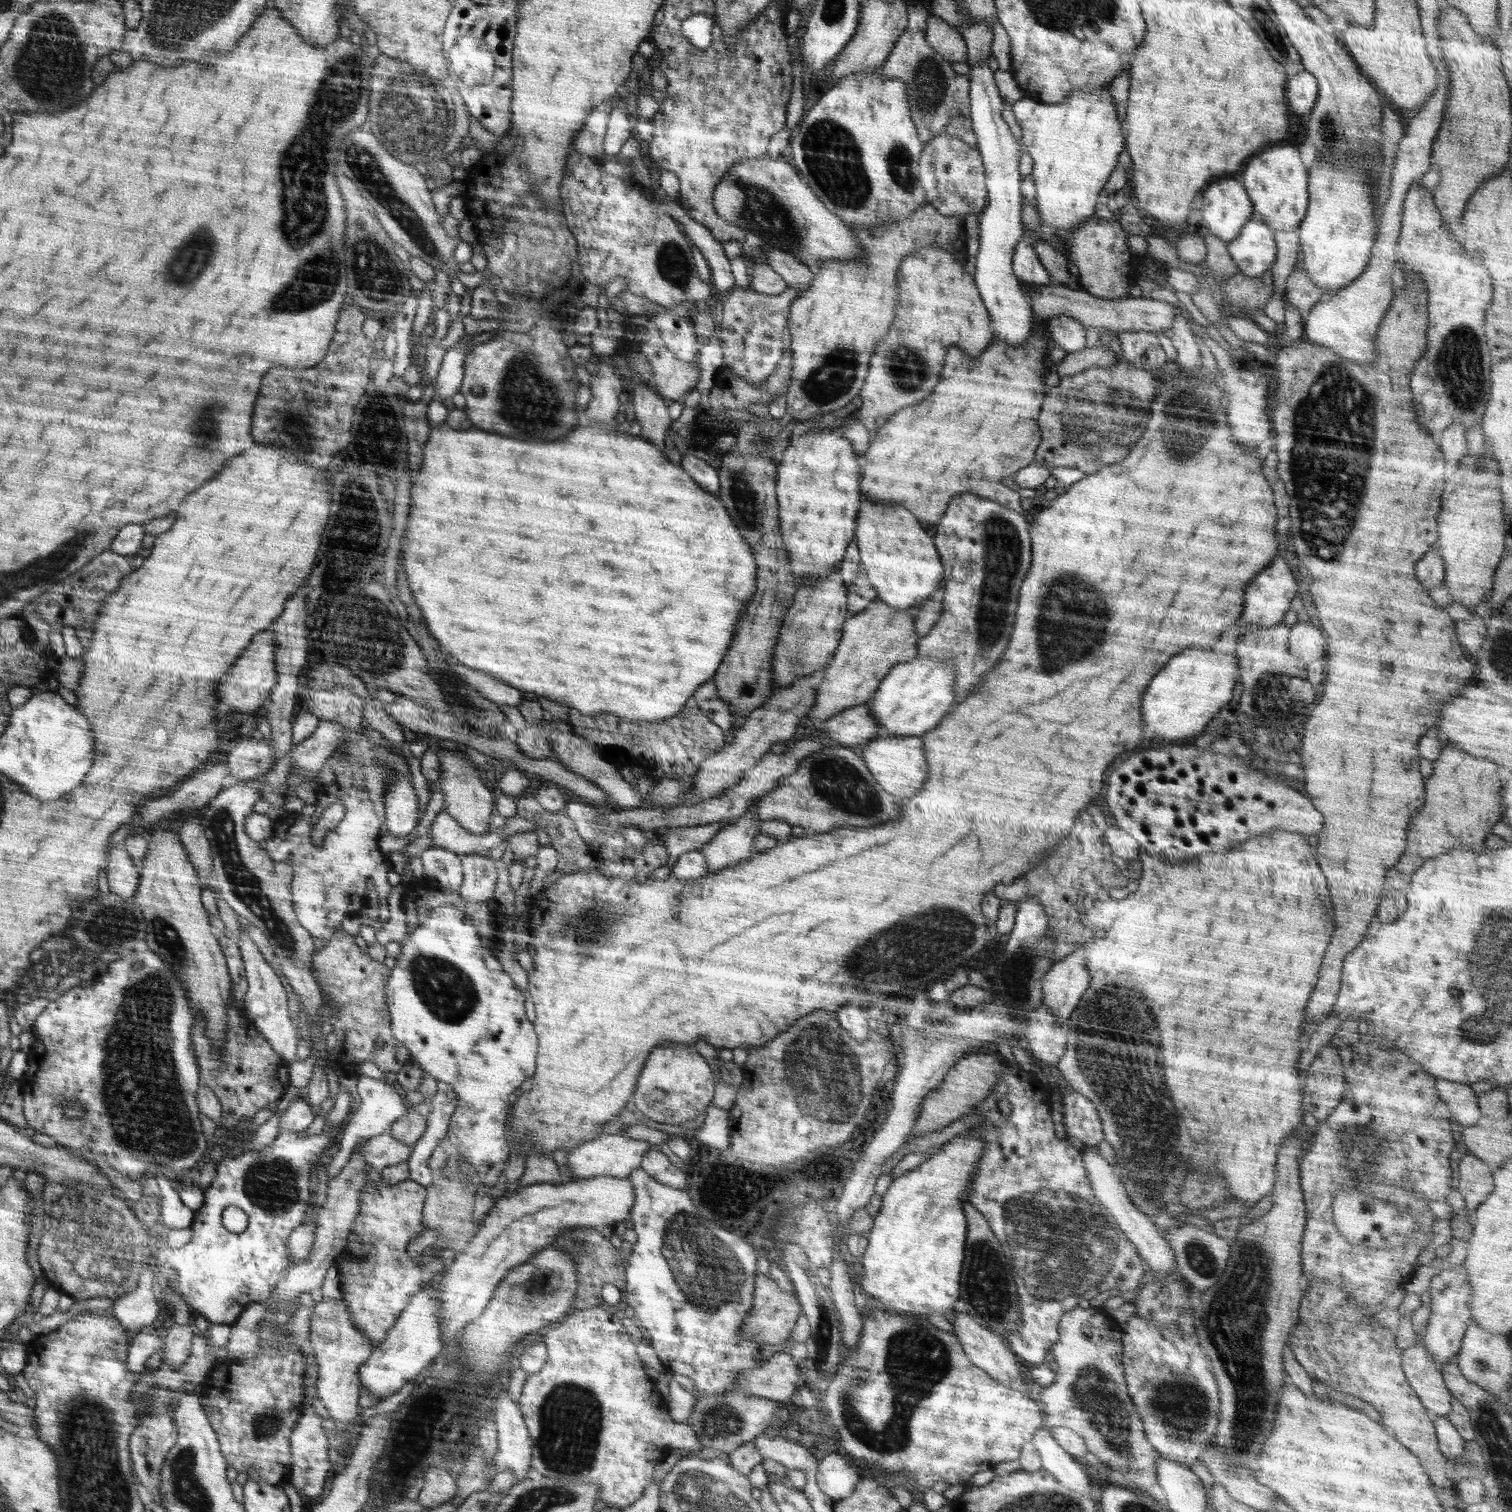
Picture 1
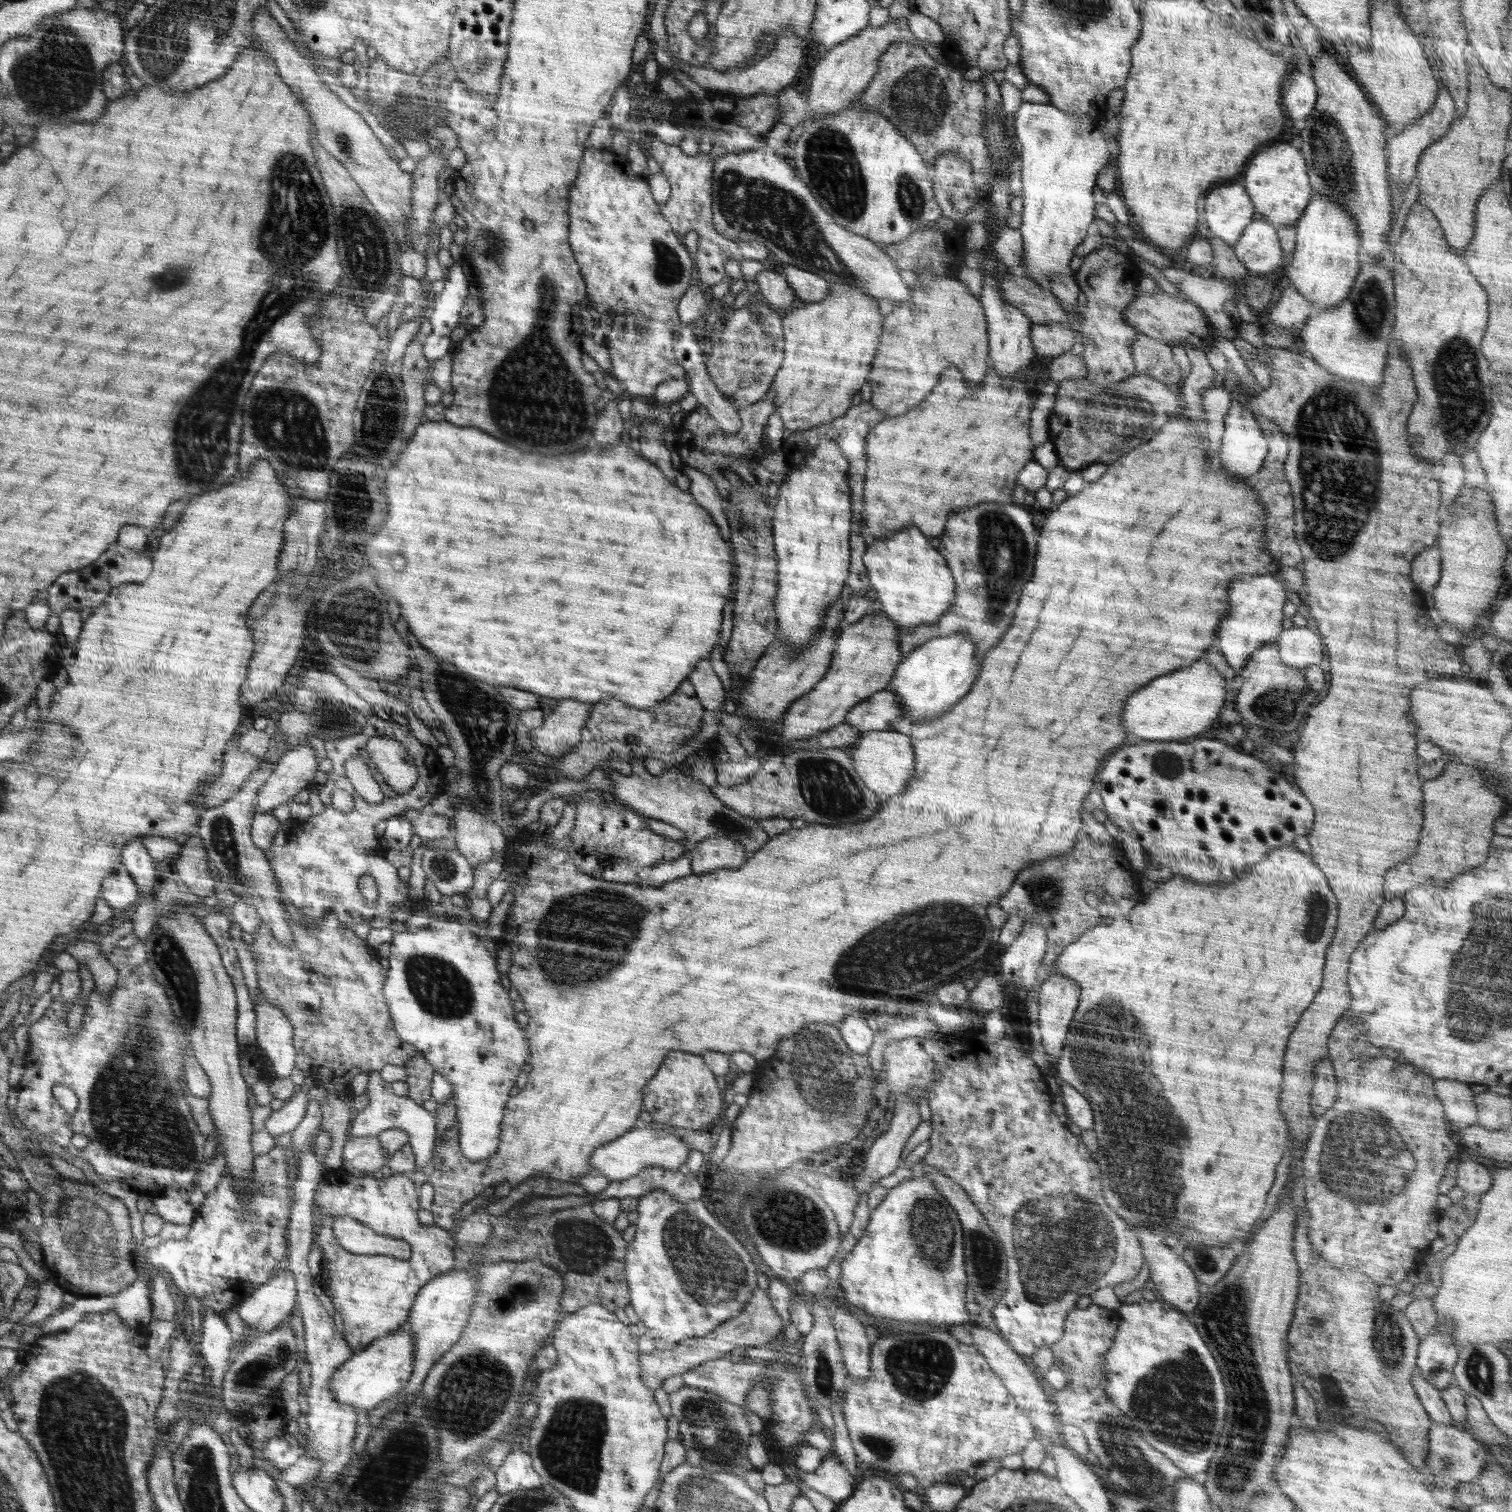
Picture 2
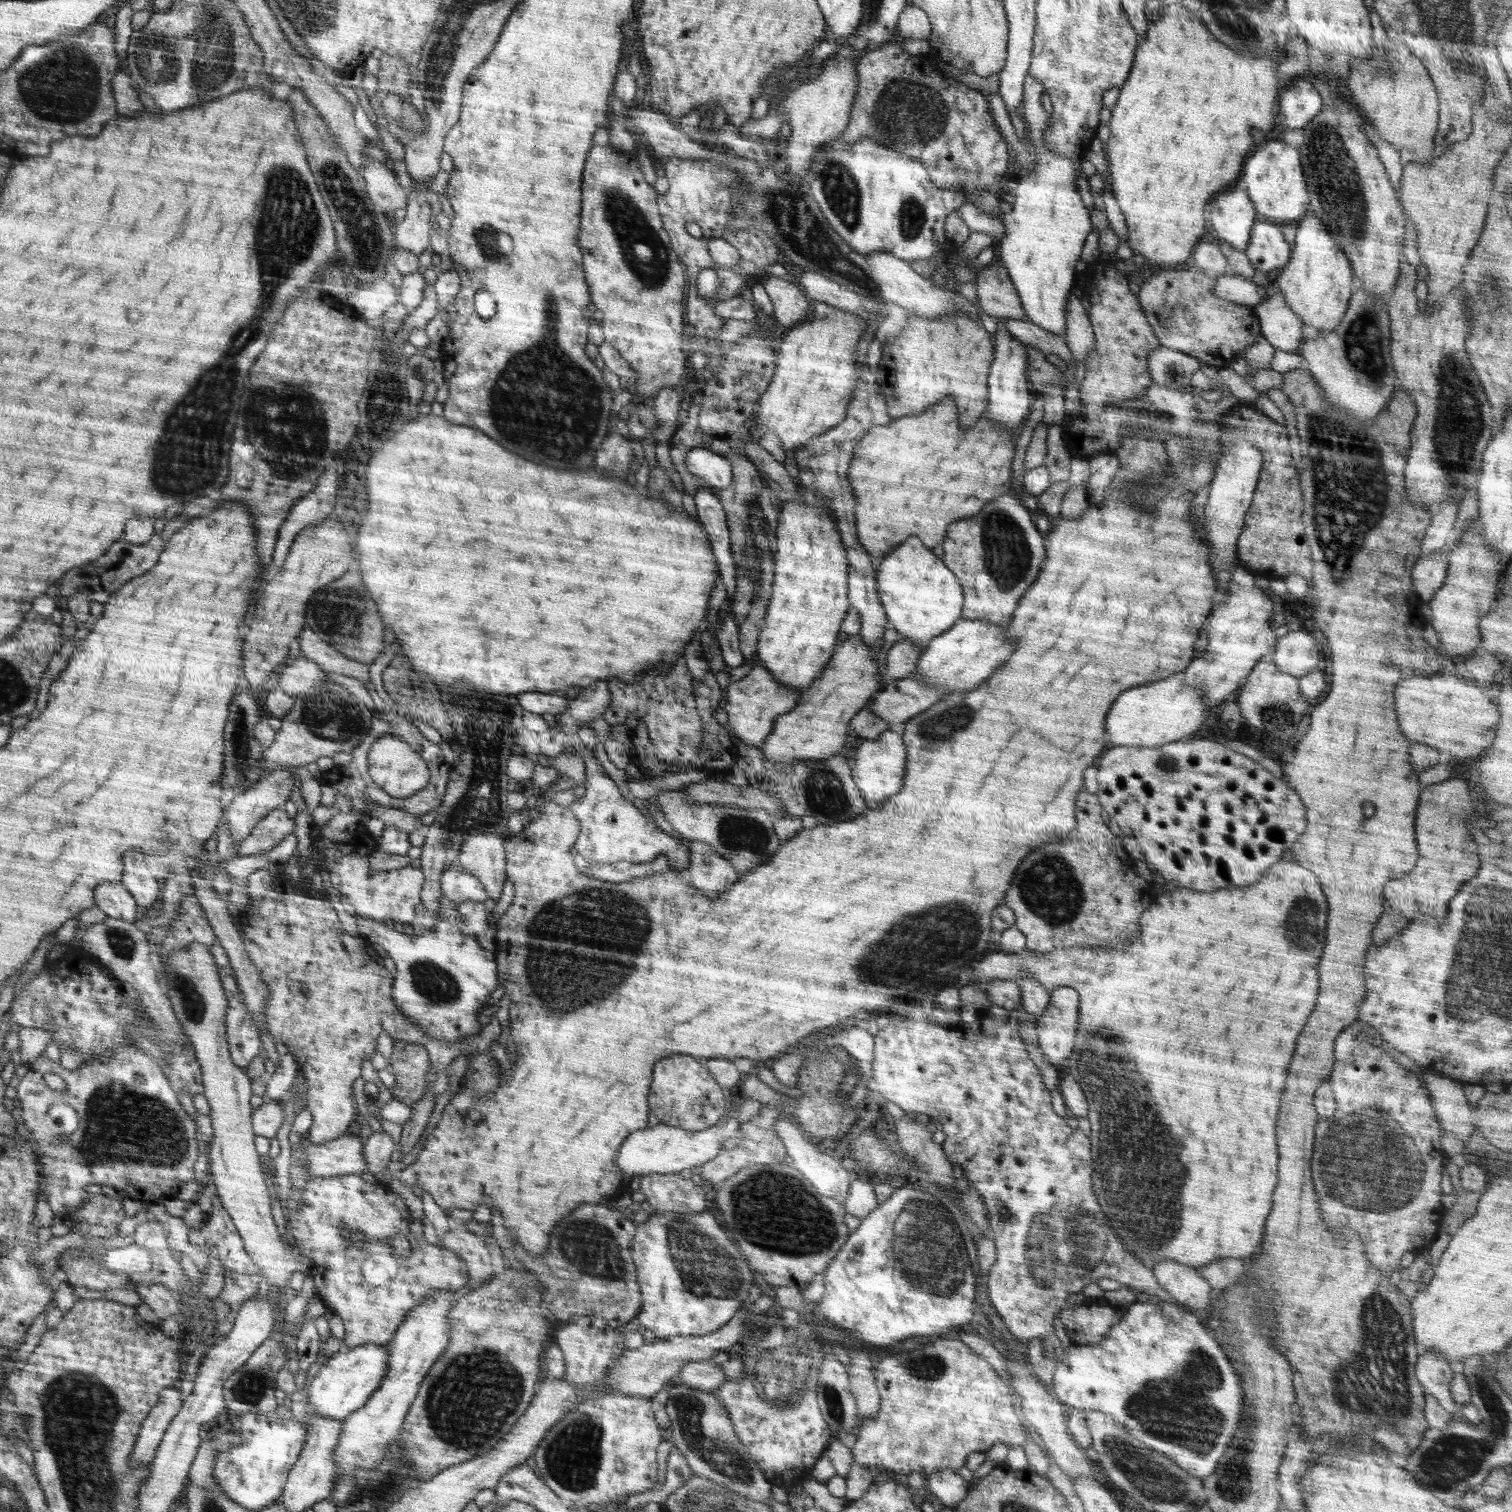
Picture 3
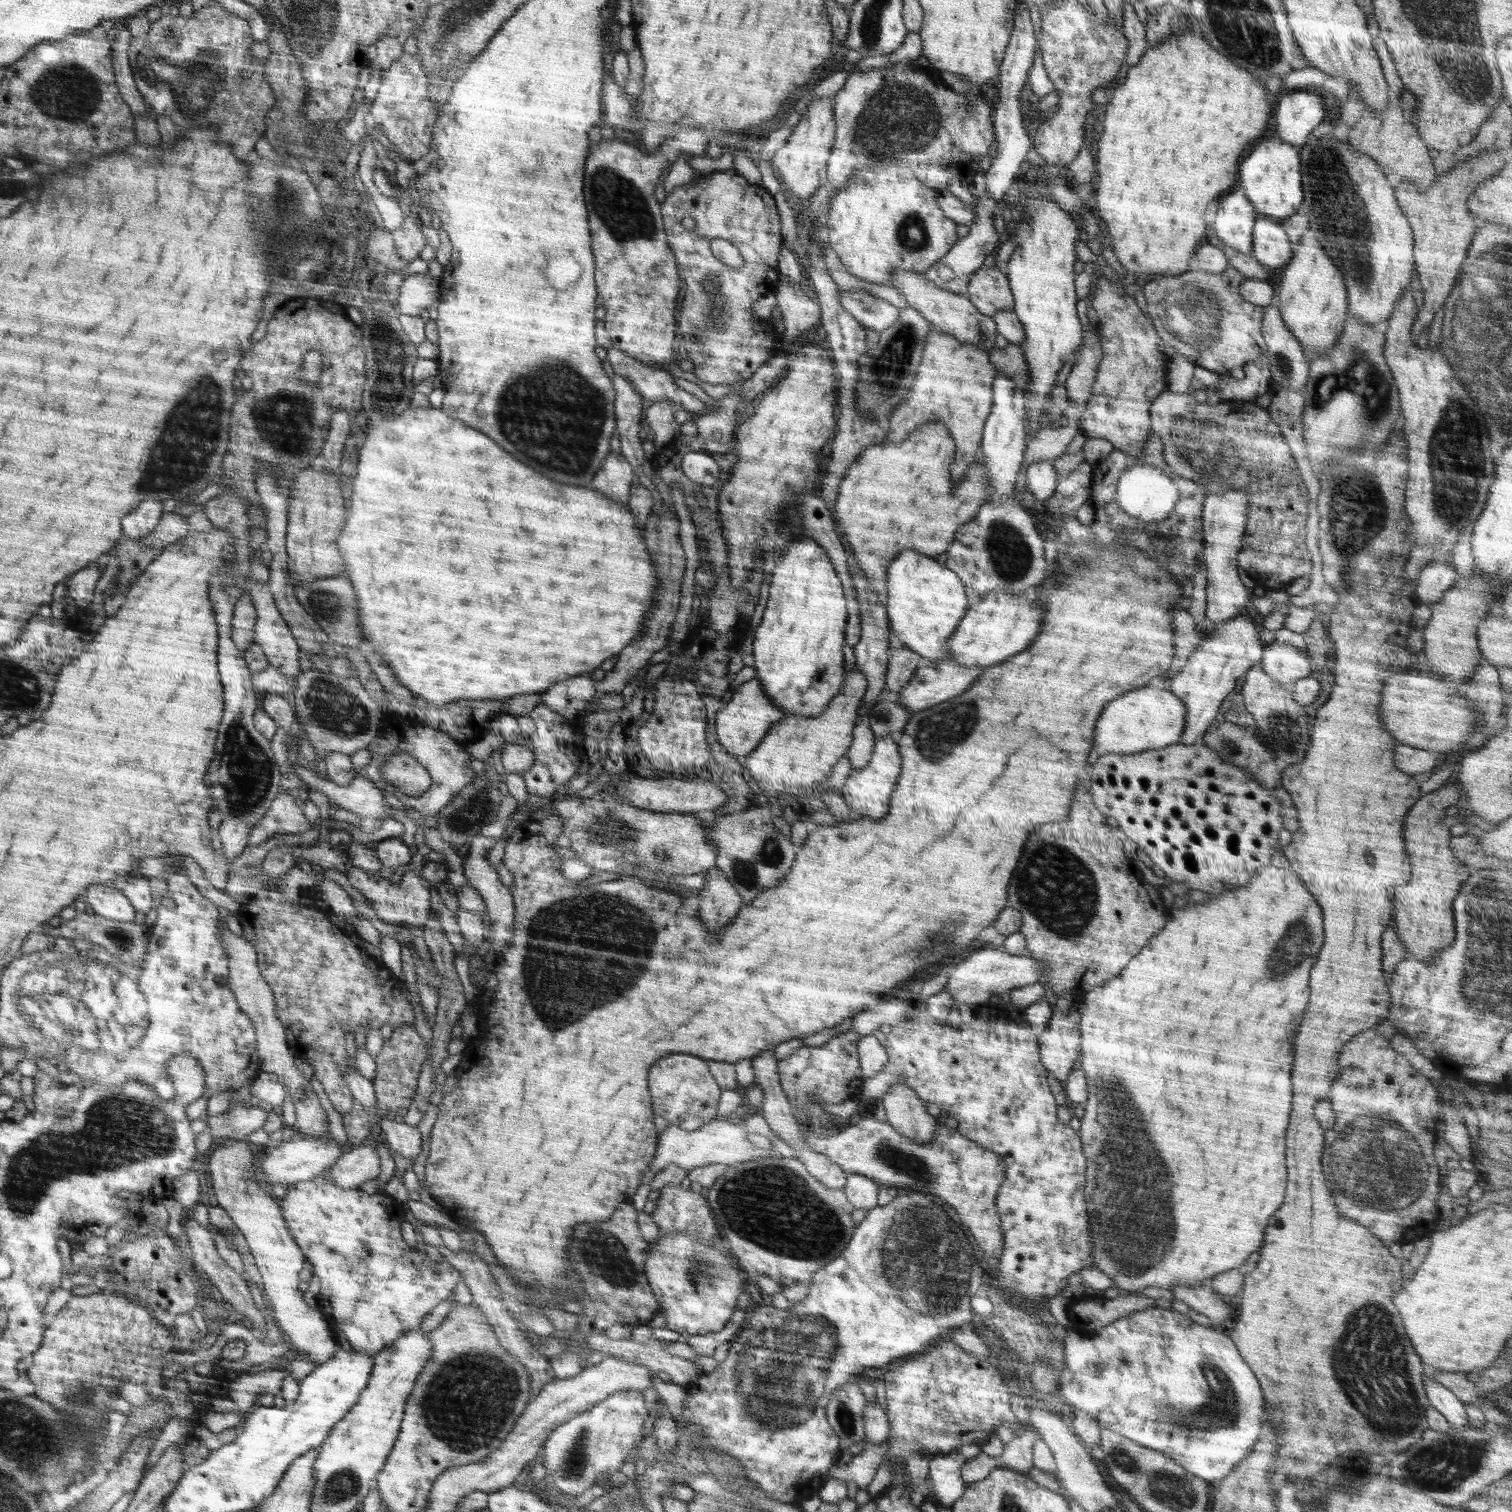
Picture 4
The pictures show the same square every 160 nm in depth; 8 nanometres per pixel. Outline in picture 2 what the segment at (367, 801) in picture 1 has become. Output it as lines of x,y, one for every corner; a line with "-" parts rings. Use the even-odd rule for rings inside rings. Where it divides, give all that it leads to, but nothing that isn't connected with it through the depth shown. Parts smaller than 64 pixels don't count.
372,714
368,717
366,726
361,733
340,737
324,744
325,754
332,761
331,774
333,779
329,784
330,790
319,791
324,810
320,814
313,814
302,826
302,834
292,834
290,844
284,846
270,845
264,850
275,877
279,881
279,889
285,899
298,908
306,921
320,921
326,914
332,912
332,906
338,904
350,911
358,911
365,921
371,922
374,918
385,914
391,916
400,902
409,904
412,898
408,893
408,883
400,880
397,868
380,854
380,844
374,834
374,826
382,820
394,815
406,814
411,810
418,810
430,804
430,800
443,792
447,766
445,766
436,753
436,750
420,743
405,726
396,721
386,721
-
374,736
391,736
395,738
409,752
418,769
417,783
410,791
404,794
393,794
383,782
383,776
371,765
369,757
360,757
360,749
368,749
368,741
-
360,758
369,768
371,775
381,784
384,798
377,803
366,802
351,785
345,776
345,760
-
334,789
349,792
355,800
354,808
349,813
332,811
331,794
-
294,844
294,846
292,846
-
370,874
378,888
378,898
374,906
368,906
364,896
358,889
360,876

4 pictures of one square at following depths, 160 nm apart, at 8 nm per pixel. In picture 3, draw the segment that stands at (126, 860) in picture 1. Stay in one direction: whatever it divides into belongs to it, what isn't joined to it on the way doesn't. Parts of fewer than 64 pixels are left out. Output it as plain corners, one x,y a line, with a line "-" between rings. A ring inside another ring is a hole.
103,882
98,885
95,905
108,917
136,922
138,904
122,882

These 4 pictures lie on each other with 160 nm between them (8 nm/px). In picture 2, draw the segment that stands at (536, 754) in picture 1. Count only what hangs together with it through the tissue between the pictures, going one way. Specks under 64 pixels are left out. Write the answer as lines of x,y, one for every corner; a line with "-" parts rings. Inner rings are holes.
562,700
554,707
550,717
545,717
542,726
529,730
532,748
539,750
542,754
554,757
564,757
571,753
581,743
580,730
585,726
592,708
594,705
582,704
576,700

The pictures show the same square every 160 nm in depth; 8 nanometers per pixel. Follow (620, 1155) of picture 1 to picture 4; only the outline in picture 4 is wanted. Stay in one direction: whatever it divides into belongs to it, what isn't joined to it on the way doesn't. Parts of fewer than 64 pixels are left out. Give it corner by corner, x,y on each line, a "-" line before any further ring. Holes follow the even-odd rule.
716,1118
690,1131
682,1130
676,1125
668,1125
663,1131
658,1132
655,1153
649,1162
650,1170
658,1174
669,1164
675,1164
684,1170
692,1170
707,1164
734,1165
737,1162
772,1155
770,1150
752,1145
746,1138
747,1135
748,1132
741,1123
732,1118

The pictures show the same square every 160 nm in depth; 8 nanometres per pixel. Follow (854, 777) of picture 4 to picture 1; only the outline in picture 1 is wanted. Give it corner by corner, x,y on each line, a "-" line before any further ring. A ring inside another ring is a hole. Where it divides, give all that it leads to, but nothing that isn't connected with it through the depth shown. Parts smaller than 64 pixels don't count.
881,736
863,745
862,758
876,782
894,796
914,796
928,778
923,740
919,736

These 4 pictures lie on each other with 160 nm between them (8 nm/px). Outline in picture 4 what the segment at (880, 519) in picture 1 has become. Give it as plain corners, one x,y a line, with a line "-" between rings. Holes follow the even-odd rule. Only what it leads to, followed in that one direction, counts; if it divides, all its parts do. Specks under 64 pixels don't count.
901,550
897,557
890,564
886,577
887,594
884,598
889,628
904,646
917,652
923,660
948,660
946,643
969,607
965,586
956,573
944,568
936,558
915,553
914,550

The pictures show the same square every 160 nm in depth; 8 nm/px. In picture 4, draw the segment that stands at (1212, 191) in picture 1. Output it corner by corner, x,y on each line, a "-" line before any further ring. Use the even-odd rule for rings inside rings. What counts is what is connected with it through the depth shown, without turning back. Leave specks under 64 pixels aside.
1238,188
1230,192
1220,200
1218,206
1220,208
1212,222
1212,226
1216,228
1216,236
1238,252
1250,255
1253,249
1253,226
1258,214
1246,198
1244,190

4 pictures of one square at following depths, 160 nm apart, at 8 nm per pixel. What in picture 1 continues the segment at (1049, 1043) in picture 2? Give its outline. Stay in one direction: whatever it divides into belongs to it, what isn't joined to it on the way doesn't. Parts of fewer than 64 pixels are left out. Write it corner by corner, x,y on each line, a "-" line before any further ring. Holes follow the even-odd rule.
1078,948
1049,968
1041,981
1043,1004
1055,1017
1066,1024
1082,995
1090,985
1084,948

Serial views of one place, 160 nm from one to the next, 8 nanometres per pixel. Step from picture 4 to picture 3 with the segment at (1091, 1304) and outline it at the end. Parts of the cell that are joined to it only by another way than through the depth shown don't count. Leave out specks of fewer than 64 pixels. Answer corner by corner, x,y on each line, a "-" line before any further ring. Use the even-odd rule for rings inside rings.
1106,1301
1097,1305
1063,1308
1059,1312
1062,1326
1074,1344
1099,1344
1111,1326
1118,1324
1124,1309
1114,1307

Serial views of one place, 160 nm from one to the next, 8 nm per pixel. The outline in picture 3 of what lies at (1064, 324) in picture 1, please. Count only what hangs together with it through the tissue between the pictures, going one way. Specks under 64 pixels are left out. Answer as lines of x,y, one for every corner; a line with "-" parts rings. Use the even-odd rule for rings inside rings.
1002,319
1003,325
1008,329
1008,332
1027,346
1036,348
1045,355
1056,354
1066,362
1073,362
1072,353
1069,346
1065,343
1065,339
1041,329
1029,320

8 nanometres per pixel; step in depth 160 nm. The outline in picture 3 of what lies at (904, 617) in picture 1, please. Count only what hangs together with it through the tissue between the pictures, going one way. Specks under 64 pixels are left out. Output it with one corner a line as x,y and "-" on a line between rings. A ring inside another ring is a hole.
860,634
849,636
842,645
838,646
831,661
826,663
825,669
806,690
801,692
797,706
786,714
776,717
771,735
765,738
760,749
763,751
764,761
774,765
792,768
798,761
812,761
825,759
841,754
846,745
846,732
849,722
871,701
871,696
879,689
883,674
876,665
877,656
867,648

